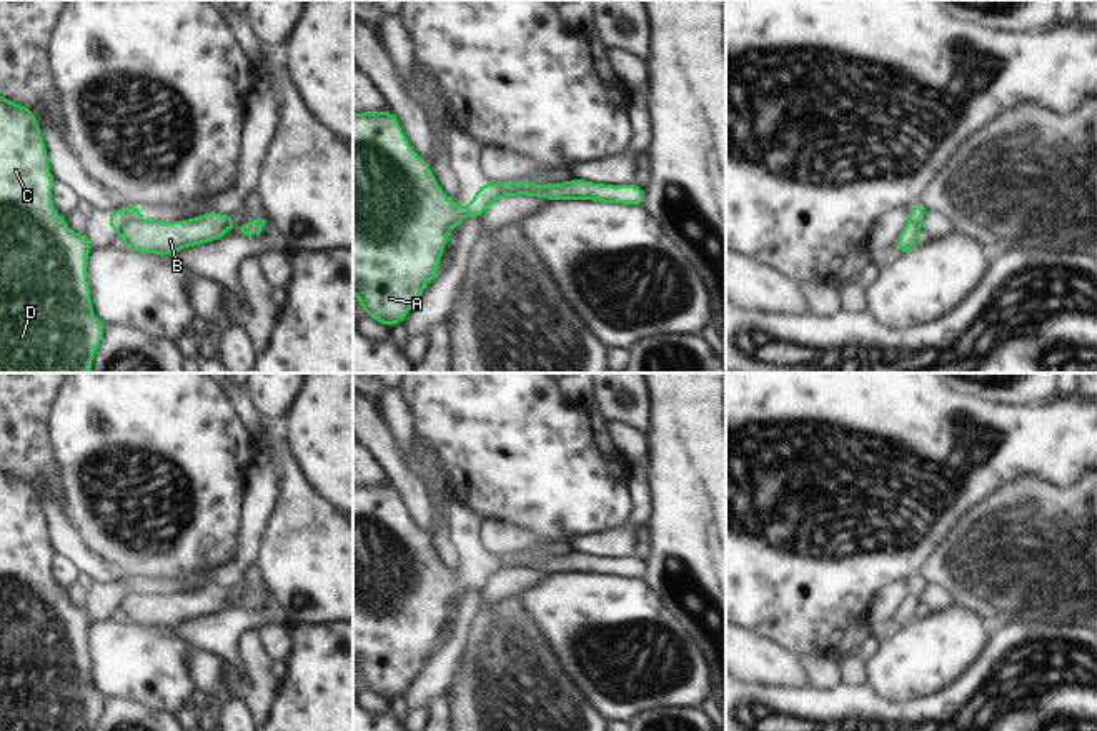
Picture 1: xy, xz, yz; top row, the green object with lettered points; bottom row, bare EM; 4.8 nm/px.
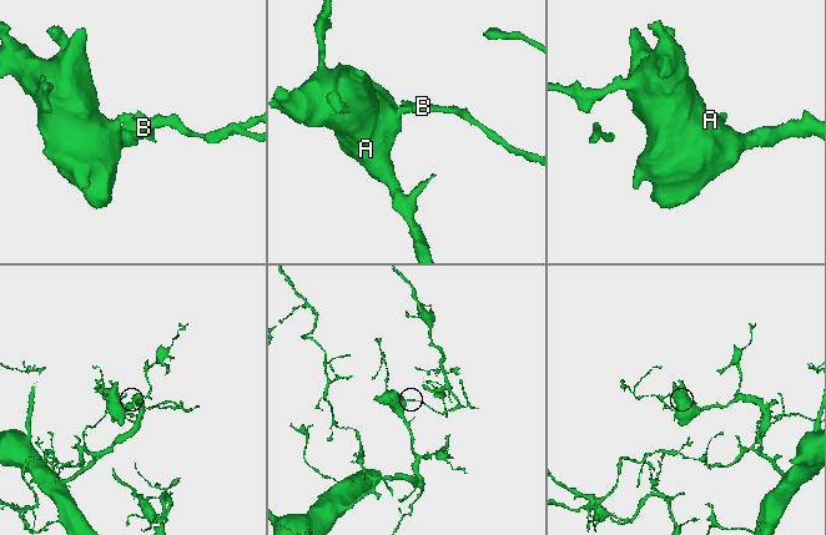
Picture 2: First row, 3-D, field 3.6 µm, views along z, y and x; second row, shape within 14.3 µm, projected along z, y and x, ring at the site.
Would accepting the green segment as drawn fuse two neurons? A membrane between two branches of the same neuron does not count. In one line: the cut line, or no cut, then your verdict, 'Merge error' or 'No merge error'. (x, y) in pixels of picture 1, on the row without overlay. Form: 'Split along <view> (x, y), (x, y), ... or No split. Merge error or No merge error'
Split along xy (135, 591), (119, 603). Merge error

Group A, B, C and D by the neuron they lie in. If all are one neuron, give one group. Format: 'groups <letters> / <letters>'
groups A C D / B

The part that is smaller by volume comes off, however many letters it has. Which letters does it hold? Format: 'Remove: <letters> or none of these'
Remove: B

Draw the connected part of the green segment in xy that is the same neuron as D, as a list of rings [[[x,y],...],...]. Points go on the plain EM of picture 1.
[[[0,470],[0,731],[92,731],[105,706],[90,676],[90,663],[85,648],[87,628],[93,623],[88,608],[75,608],[67,601],[52,579],[52,558],[55,553],[48,545],[48,528],[38,501],[38,493],[28,481]]]

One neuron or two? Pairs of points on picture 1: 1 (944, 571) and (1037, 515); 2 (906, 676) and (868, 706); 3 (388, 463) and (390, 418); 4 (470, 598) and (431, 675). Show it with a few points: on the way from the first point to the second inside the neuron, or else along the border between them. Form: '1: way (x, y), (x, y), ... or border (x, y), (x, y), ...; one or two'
1: way (967, 565), (997, 555), (1014, 538); one
2: border (869, 685), (884, 696), (901, 703), (919, 700); two
3: border (375, 400), (378, 417), (408, 468); two
4: way (465, 616), (458, 638), (446, 656); one

